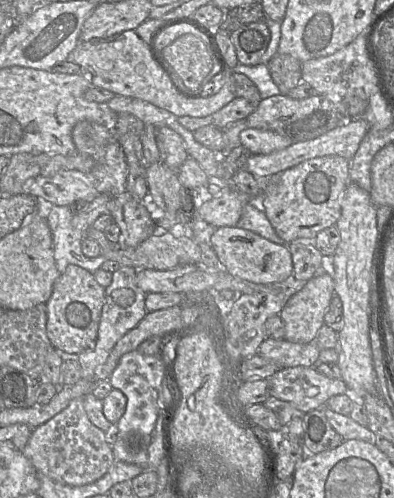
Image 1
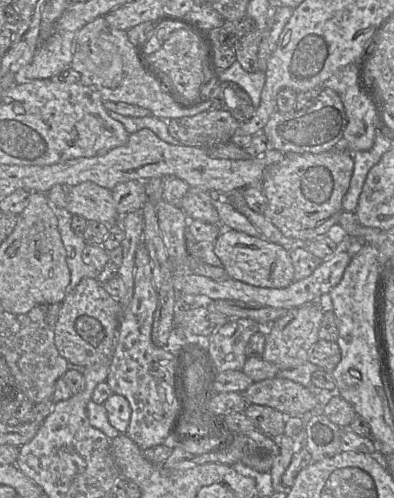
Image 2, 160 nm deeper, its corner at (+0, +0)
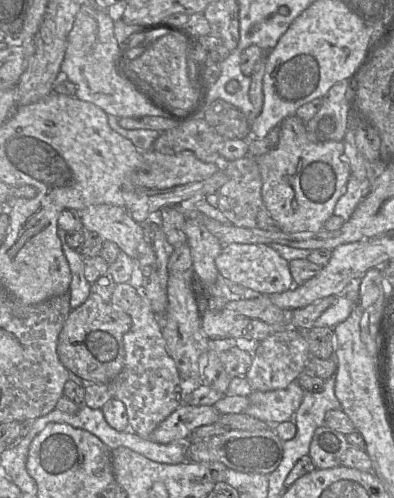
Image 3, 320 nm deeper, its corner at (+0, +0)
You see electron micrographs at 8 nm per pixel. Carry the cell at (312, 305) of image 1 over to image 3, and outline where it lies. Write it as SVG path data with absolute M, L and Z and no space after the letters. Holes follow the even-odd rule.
M293 327L275 333L259 343L245 377L252 392L285 389L292 381L297 380L298 376L305 370L309 358L310 353L304 331Z

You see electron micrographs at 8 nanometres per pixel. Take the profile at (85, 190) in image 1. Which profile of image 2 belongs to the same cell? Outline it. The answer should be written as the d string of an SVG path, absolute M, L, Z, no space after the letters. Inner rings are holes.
M83 182L71 188L65 209L72 215L112 226L120 221L112 192L94 182Z

